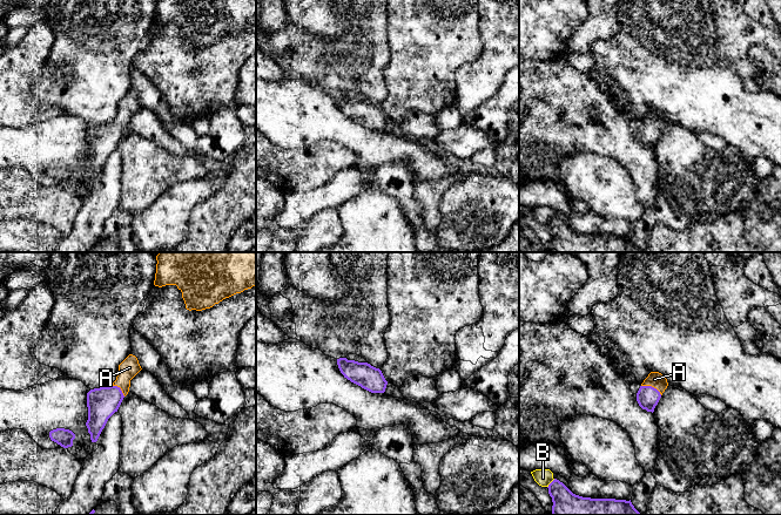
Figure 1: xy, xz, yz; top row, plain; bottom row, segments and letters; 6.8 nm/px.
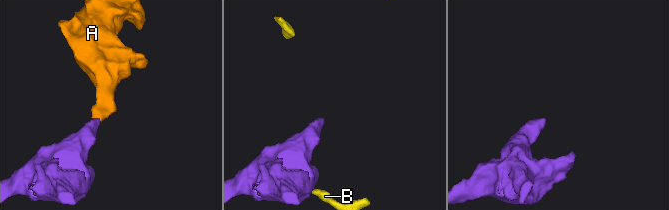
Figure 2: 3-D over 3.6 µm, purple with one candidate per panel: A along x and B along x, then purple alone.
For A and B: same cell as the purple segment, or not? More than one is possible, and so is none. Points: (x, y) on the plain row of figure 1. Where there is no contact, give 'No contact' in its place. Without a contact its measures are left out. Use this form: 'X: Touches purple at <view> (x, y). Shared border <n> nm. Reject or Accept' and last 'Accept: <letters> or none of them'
A: Touches purple at yz (651, 123). Shared border 160 nm. Accept
B: Touches purple at yz (550, 221). Shared border 80 nm. Reject
Accept: A

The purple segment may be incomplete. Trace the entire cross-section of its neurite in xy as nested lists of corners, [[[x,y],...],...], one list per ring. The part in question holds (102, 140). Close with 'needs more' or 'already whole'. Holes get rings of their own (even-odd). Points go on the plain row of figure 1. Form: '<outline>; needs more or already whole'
[[[129,92],[120,102],[116,117],[109,124],[90,127],[87,130],[88,157],[86,163],[92,179],[96,179],[108,156],[117,149],[128,131],[130,117],[141,108],[135,93]]]; needs more

